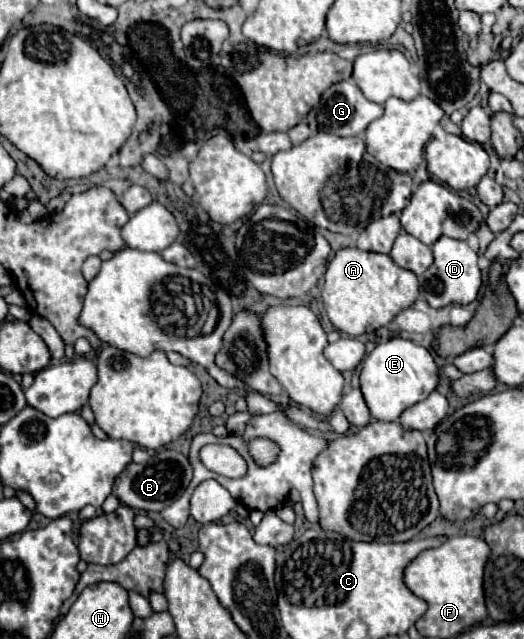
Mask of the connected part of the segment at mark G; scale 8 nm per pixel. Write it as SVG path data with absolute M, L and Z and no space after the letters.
M352 80L332 84L322 94L316 108L318 130L328 130L336 136L364 134L368 124L382 114L384 108L376 102L370 102Z

